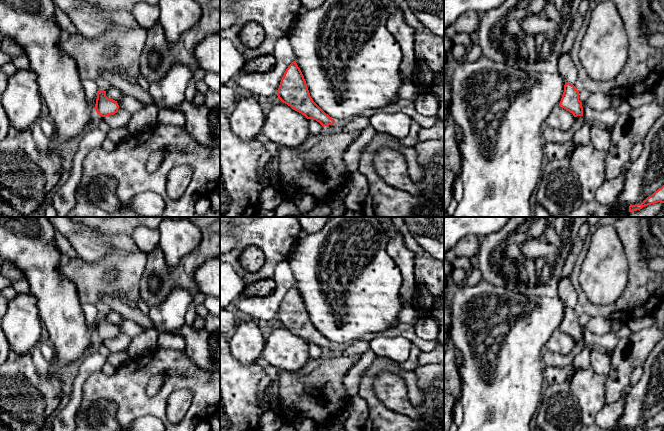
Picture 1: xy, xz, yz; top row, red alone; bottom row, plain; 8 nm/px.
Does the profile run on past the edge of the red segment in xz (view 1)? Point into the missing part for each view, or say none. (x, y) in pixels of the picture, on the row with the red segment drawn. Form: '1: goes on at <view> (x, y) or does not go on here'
1: does not go on here

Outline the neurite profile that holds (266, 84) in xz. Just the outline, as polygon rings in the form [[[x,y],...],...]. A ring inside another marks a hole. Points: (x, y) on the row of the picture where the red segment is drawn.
[[[287,37],[280,38],[274,45],[275,65],[268,72],[240,72],[234,80],[241,92],[263,97],[277,95],[281,79],[288,66],[295,61],[293,47]]]

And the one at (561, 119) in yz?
[[[557,105],[553,108],[545,123],[547,127],[567,131],[575,126],[575,117],[572,113]]]

